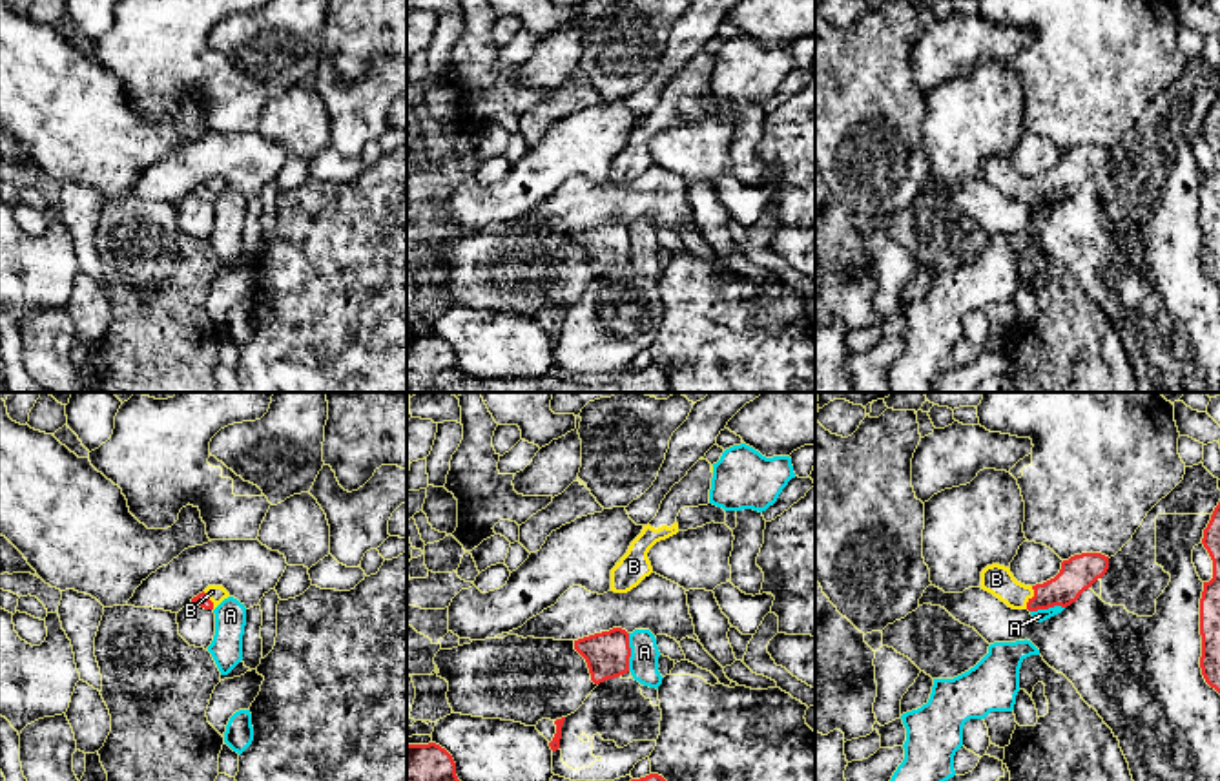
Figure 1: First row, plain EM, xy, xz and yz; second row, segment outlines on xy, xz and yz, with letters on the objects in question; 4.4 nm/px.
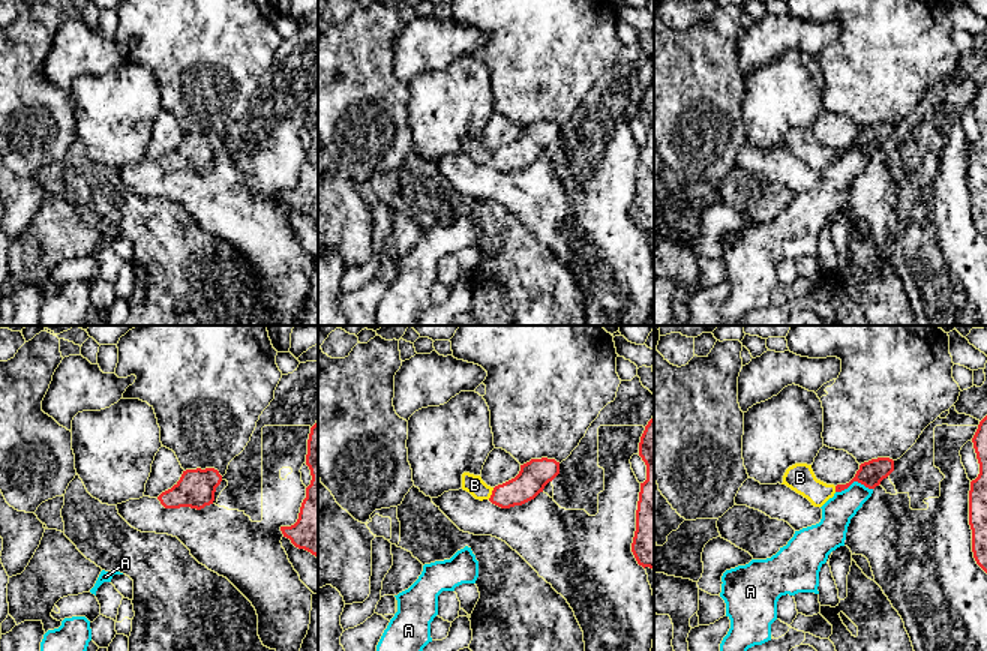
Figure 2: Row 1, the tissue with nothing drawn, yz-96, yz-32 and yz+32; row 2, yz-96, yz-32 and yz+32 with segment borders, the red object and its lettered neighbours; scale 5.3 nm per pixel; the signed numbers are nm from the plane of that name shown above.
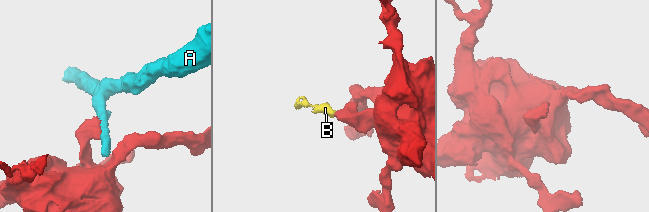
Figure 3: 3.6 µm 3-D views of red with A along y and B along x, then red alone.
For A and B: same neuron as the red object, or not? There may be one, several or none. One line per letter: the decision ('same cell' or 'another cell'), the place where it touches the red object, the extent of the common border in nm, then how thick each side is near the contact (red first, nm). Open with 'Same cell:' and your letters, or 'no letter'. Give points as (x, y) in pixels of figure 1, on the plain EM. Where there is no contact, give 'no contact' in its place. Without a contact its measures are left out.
Same cell: B
A: another cell; contact xz (630, 243); length 170 nm; calibres 190 and 130 nm
B: same cell; contact yz (1033, 188); length 110 nm; calibres 160 and 130 nm

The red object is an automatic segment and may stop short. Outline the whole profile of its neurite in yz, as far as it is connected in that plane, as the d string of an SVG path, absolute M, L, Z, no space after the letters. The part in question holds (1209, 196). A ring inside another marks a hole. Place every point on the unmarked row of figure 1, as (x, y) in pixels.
M1220 93L1202 130L1213 151L1213 170L1204 173L1200 190L1200 259L1205 274L1220 285Z

